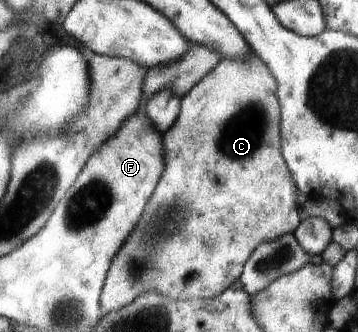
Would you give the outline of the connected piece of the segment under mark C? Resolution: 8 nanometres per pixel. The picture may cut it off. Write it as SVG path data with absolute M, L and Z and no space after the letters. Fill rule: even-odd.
M252 50L245 58L231 58L221 60L193 89L190 89L183 97L180 105L180 114L177 121L165 133L163 133L164 141L164 160L167 167L162 175L161 181L158 183L157 189L147 205L142 219L139 221L136 229L131 233L130 237L125 241L124 245L119 249L117 255L113 257L111 265L105 275L103 287L99 295L99 305L101 311L114 312L122 307L128 306L139 294L156 291L164 296L169 296L176 299L195 299L208 300L217 298L219 294L227 290L238 277L241 275L245 262L249 259L253 250L260 244L266 241L271 241L280 235L286 233L294 233L301 225L300 211L297 204L298 187L294 182L290 168L283 157L282 151L282 134L281 134L281 111L280 101L276 90L278 89L278 81L272 71L267 67L267 64L260 59ZM161 210L166 211L166 219L159 220L158 213ZM155 227L161 227L163 233L163 243L159 241L159 235L155 235Z

